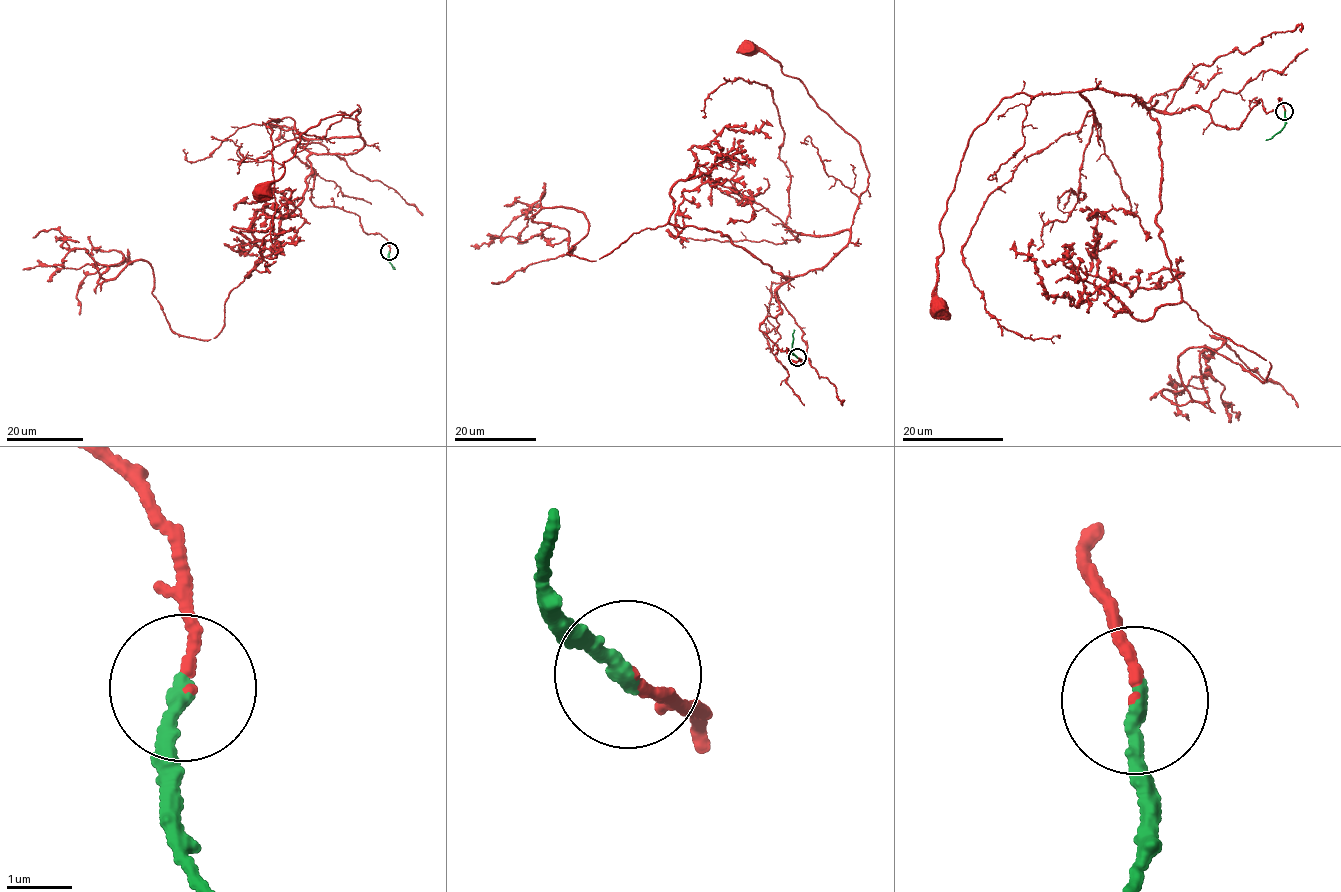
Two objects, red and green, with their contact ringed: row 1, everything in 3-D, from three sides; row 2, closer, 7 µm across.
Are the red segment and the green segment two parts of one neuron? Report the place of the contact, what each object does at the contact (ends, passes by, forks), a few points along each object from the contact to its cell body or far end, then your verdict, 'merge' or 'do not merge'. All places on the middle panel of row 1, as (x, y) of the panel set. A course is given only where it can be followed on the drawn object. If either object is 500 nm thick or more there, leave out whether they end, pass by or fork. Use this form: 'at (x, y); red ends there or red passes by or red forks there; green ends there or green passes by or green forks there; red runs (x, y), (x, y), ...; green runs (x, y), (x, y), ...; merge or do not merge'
at (797, 357); red ends there; green ends there; red runs (797, 357), (759, 323), (781, 311), (781, 285), (840, 253), (868, 173), (858, 141), (797, 78), (747, 48); green runs (797, 357), (791, 351), (793, 329); merge

